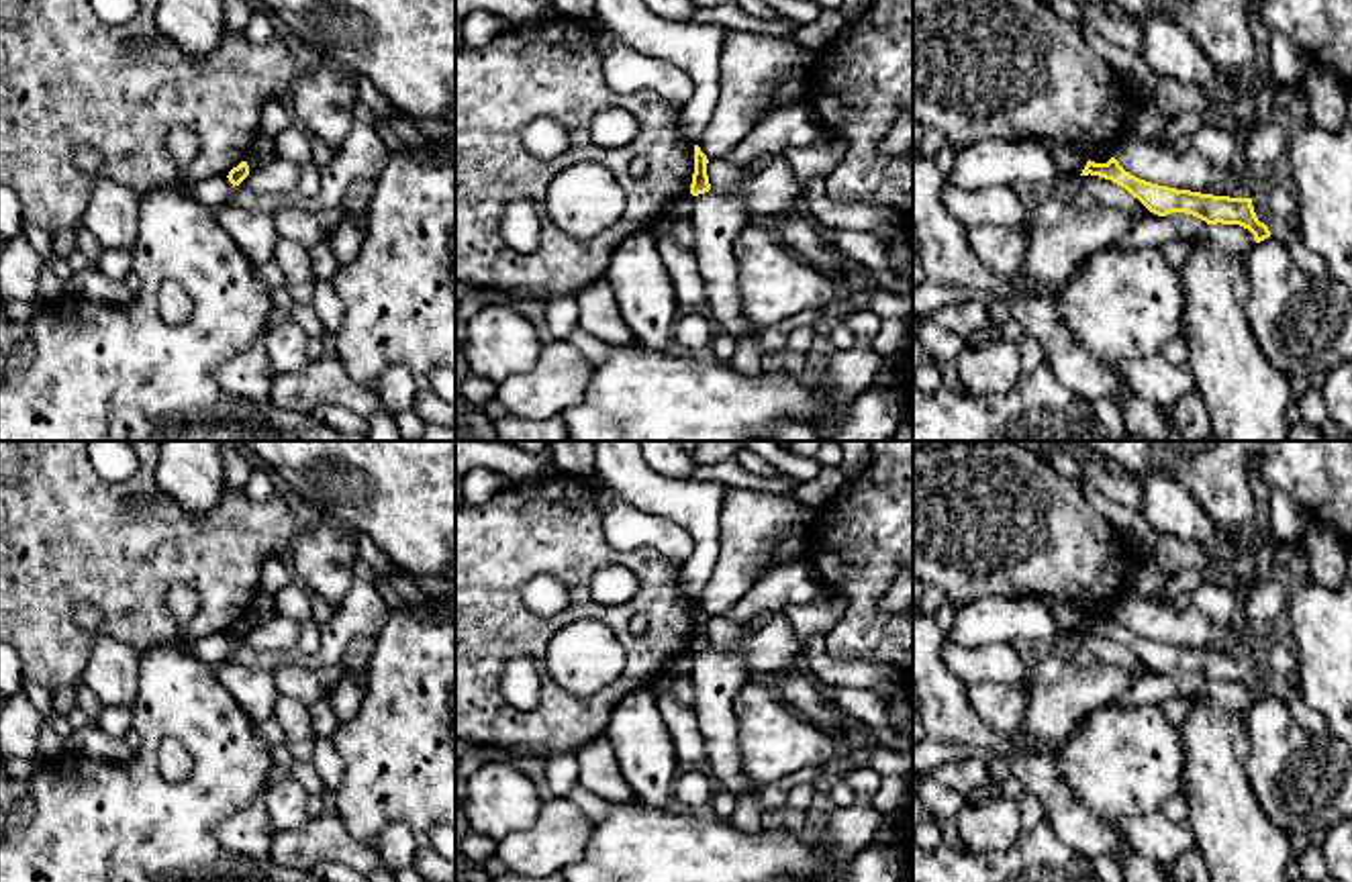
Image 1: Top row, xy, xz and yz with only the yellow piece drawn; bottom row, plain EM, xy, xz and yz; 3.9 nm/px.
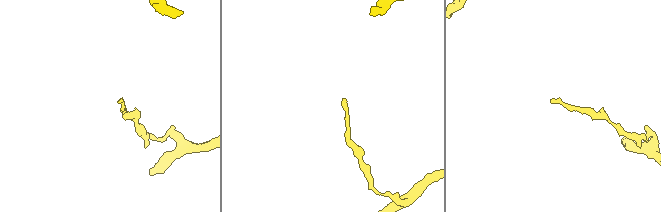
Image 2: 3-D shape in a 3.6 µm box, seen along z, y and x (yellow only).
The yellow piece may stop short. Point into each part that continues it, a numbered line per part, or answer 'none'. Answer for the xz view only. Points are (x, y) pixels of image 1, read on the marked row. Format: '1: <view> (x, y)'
none

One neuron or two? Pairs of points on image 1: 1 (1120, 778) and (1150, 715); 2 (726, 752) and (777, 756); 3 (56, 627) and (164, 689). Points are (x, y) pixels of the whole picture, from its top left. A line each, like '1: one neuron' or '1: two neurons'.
1: one neuron
2: two neurons
3: two neurons

